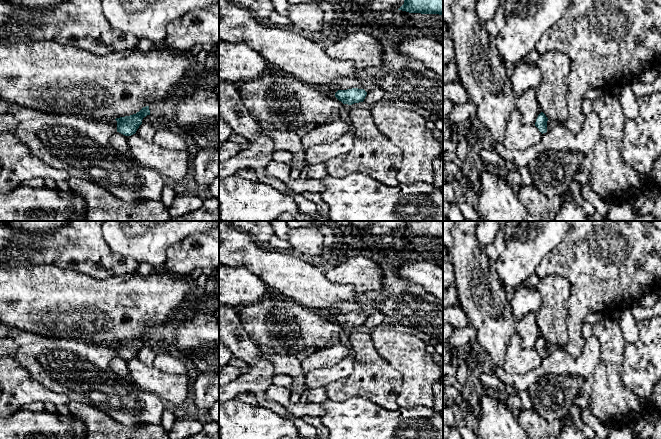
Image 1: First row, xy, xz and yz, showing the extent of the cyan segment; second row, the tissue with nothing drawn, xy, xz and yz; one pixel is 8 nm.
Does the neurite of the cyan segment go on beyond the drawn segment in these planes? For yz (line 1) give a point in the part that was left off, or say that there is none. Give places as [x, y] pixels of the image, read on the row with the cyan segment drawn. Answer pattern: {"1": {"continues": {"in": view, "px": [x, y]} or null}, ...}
{"1": {"continues": null}}

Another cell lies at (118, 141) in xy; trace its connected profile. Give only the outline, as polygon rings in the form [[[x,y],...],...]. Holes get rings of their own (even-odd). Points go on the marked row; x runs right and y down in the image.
[[[115,132],[110,137],[110,144],[114,149],[116,149],[116,150],[118,150],[120,152],[124,152],[124,153],[128,152],[126,136],[119,133],[119,132]]]

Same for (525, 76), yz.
[[[526,60],[516,64],[515,69],[510,77],[512,90],[516,97],[521,96],[526,90],[538,89],[542,72],[537,64],[528,63]]]

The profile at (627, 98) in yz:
[[[630,84],[621,87],[619,101],[626,119],[634,119],[637,115],[637,97]]]

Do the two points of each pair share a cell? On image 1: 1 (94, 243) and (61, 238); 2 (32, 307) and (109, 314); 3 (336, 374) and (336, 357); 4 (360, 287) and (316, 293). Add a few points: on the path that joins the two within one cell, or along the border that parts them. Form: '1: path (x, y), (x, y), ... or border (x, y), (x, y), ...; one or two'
1: path (86, 243), (69, 243); one
2: path (51, 307), (83, 307), (90, 309); one
3: border (349, 350), (335, 364), (313, 369); two
4: border (331, 282), (350, 285), (356, 294); two

